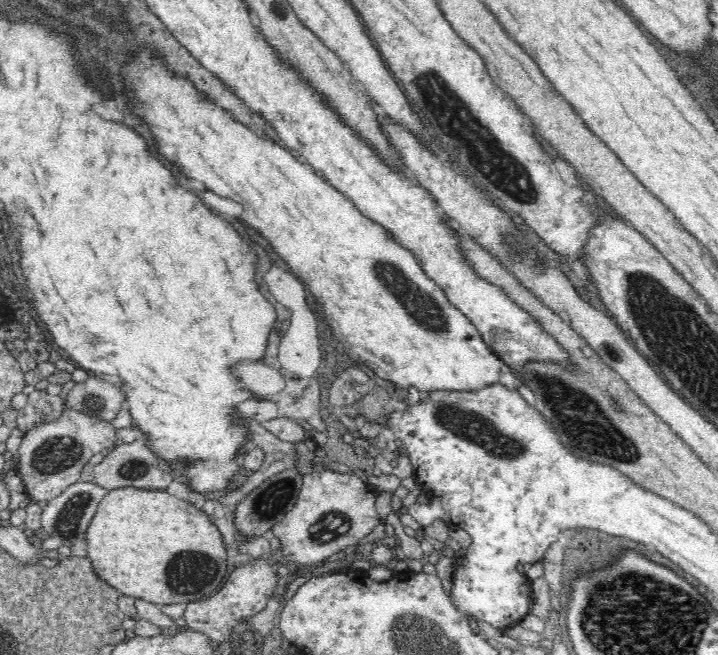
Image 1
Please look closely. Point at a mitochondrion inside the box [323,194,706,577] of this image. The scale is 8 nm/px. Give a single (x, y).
(578, 417)

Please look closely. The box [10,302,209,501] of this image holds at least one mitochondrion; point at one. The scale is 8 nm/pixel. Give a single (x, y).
(56, 456)

